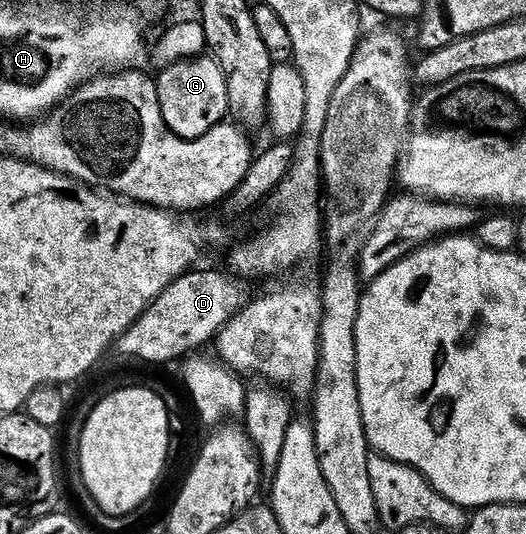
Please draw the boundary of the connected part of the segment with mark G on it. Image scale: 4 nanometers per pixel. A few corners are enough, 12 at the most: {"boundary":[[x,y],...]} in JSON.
{"boundary":[[213,55],[156,76],[168,130],[201,140],[230,112]]}

